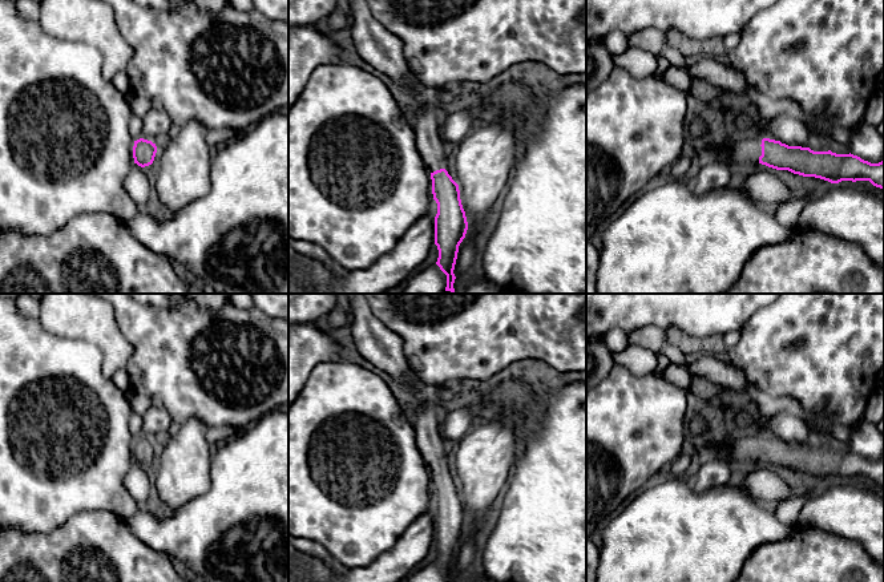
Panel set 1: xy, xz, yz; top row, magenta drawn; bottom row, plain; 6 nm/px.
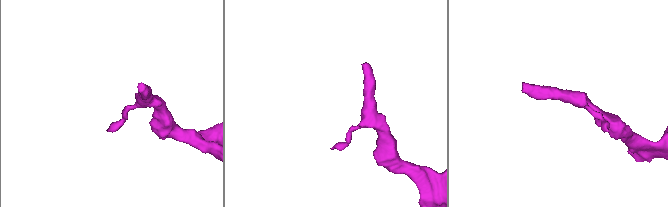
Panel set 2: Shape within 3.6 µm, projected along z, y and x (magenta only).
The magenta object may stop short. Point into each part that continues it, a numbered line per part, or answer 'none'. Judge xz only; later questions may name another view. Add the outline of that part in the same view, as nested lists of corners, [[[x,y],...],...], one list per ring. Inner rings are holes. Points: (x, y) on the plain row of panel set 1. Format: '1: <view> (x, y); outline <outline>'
1: xz (426, 423); outline [[[419,404],[412,416],[417,448],[431,470],[445,466],[441,421],[435,412],[435,404]]]

